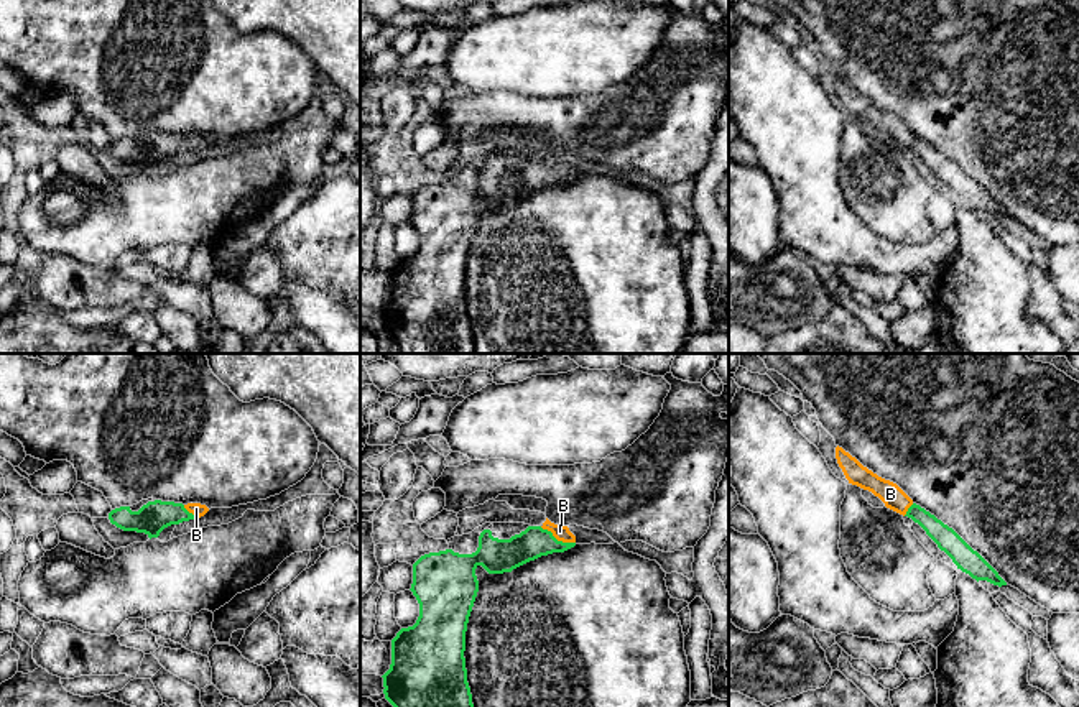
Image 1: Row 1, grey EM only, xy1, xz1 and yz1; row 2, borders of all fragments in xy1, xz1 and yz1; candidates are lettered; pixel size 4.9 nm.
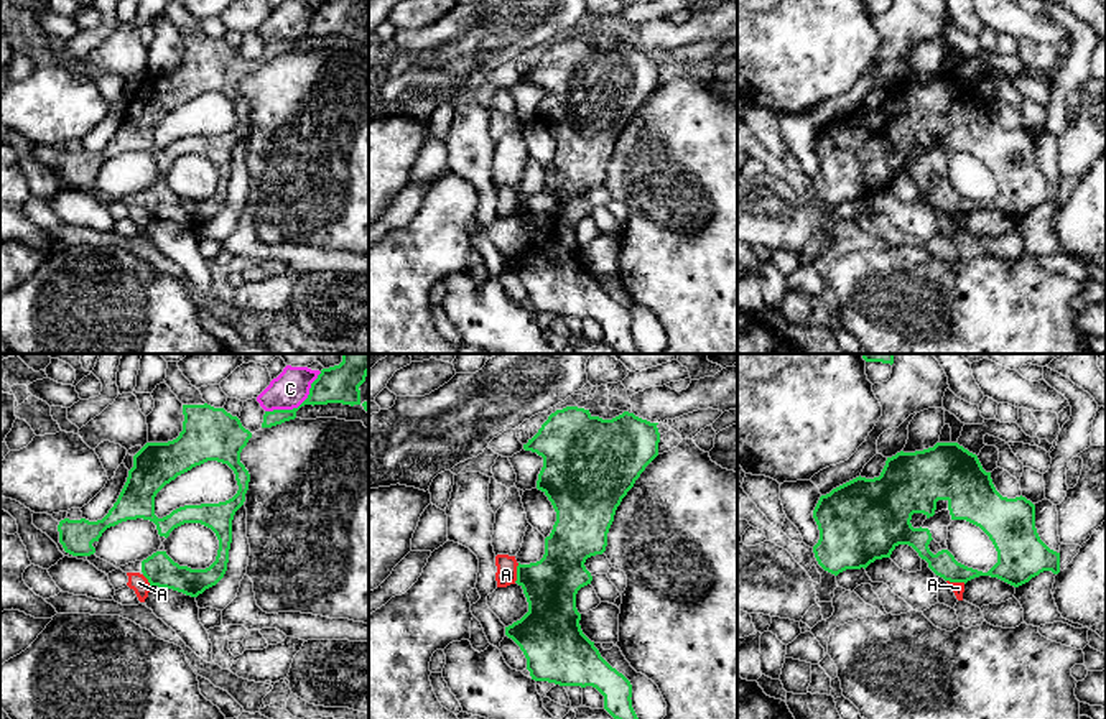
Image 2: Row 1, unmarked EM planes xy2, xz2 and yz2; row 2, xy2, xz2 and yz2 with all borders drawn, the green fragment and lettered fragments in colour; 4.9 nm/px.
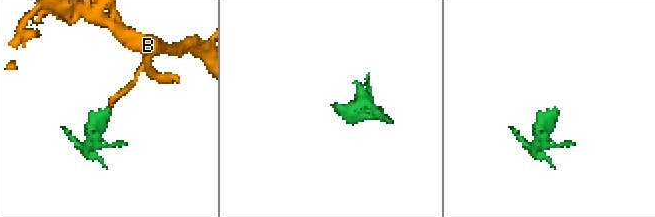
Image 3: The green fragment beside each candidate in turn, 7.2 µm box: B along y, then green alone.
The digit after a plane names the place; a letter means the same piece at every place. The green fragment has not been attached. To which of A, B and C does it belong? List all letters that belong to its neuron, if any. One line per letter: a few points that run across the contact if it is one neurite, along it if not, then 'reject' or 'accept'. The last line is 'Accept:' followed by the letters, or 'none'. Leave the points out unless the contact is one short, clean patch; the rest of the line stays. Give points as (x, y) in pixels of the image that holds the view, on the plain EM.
A: reject
B: xz1 (535, 173), (556, 171), (560, 163) | accept
C: reject
Accept: B

